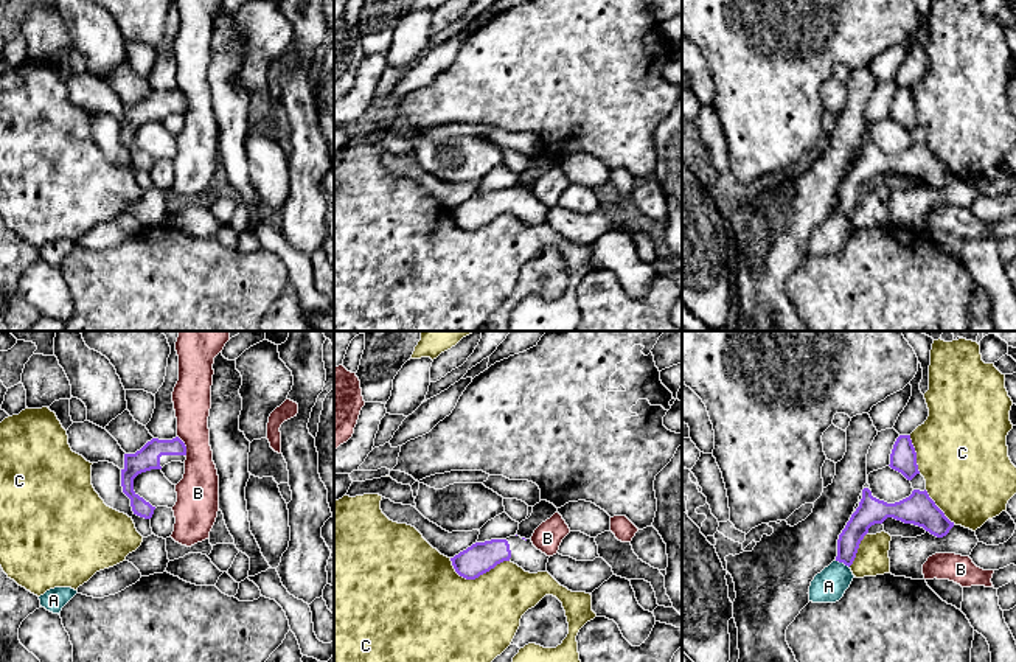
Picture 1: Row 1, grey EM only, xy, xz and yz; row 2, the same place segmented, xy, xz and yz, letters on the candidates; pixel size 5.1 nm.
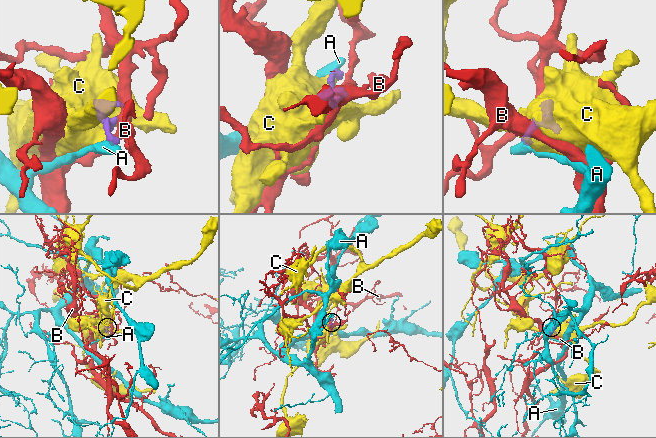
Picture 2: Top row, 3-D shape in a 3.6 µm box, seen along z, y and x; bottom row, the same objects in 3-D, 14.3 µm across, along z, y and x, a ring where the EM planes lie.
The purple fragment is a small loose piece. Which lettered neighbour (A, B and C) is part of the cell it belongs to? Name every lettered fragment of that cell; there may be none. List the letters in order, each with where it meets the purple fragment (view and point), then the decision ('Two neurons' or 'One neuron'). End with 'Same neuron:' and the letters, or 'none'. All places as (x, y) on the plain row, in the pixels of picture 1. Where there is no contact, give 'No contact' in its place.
A: Touches purple at yz (842, 213). Two neurons
B: Touches purple at xy (185, 98). Two neurons
C: Touches purple at xz (476, 229). Two neurons
Same neuron: none

